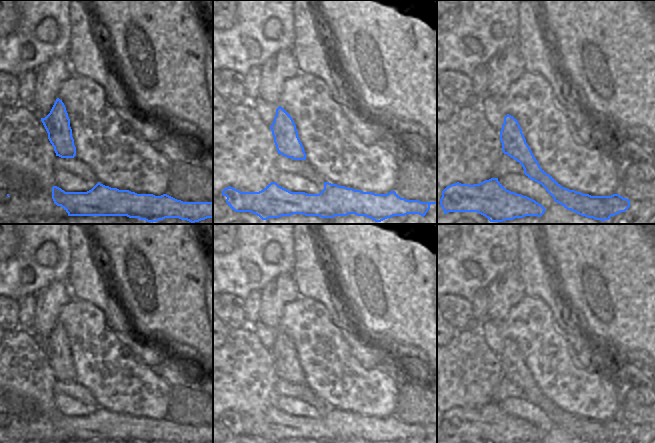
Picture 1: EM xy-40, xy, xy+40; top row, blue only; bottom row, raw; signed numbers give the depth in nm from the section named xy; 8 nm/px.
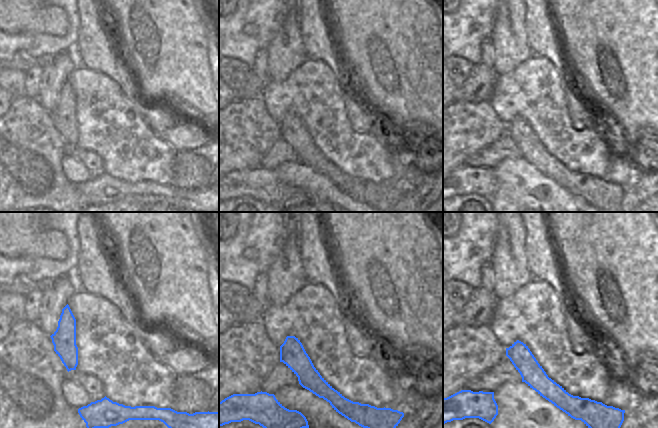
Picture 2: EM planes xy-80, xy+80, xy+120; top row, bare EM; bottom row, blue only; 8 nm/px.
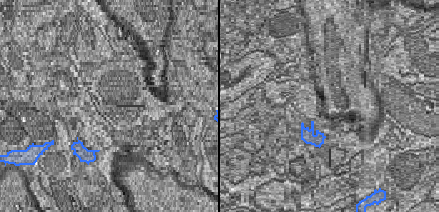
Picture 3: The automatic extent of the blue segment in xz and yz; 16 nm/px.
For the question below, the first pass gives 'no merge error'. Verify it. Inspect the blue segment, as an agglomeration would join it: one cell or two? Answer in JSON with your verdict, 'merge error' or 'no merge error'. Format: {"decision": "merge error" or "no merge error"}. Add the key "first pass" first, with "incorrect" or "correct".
{"first pass": "incorrect", "decision": "merge error"}

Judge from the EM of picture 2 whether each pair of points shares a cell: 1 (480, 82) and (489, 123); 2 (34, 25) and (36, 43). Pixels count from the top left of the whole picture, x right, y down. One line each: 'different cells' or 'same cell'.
1: different cells
2: different cells

